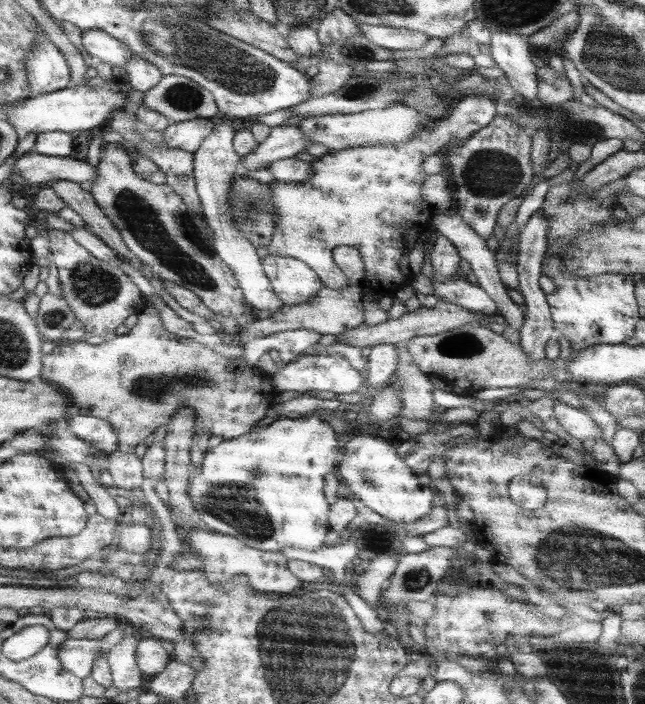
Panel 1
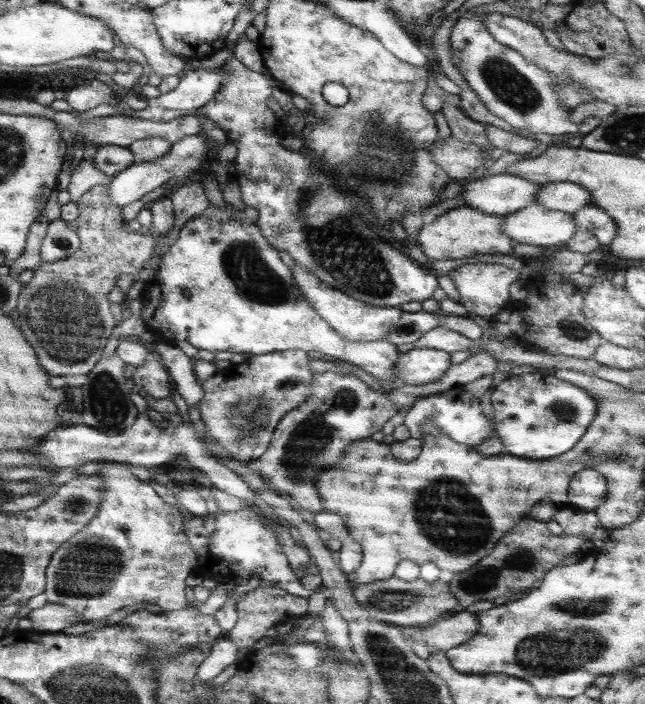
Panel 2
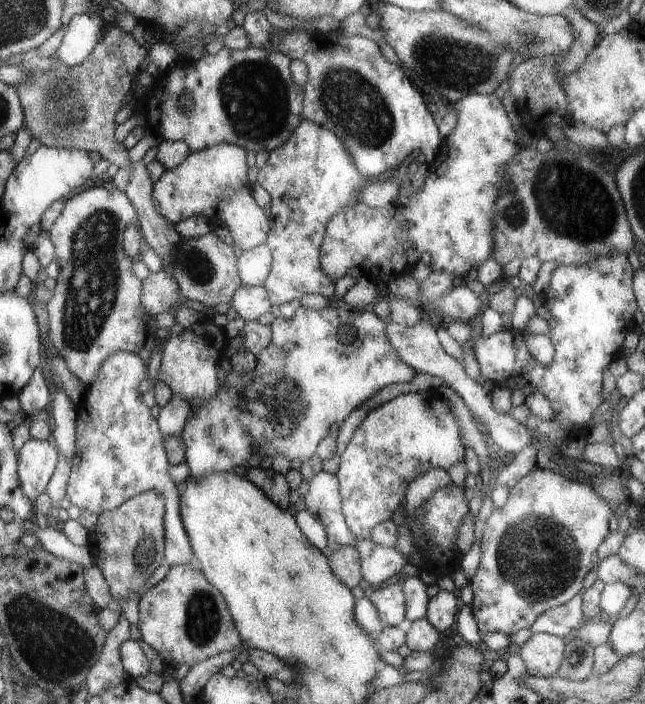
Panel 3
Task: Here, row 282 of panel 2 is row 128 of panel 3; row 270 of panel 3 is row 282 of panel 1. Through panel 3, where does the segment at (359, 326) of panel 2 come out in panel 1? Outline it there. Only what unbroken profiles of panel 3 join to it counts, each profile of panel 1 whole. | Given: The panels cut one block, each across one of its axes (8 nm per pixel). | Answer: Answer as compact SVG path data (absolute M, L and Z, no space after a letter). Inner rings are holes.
M265 255L260 263L271 291L282 305L295 306L309 302L322 288L316 274L293 257Z

